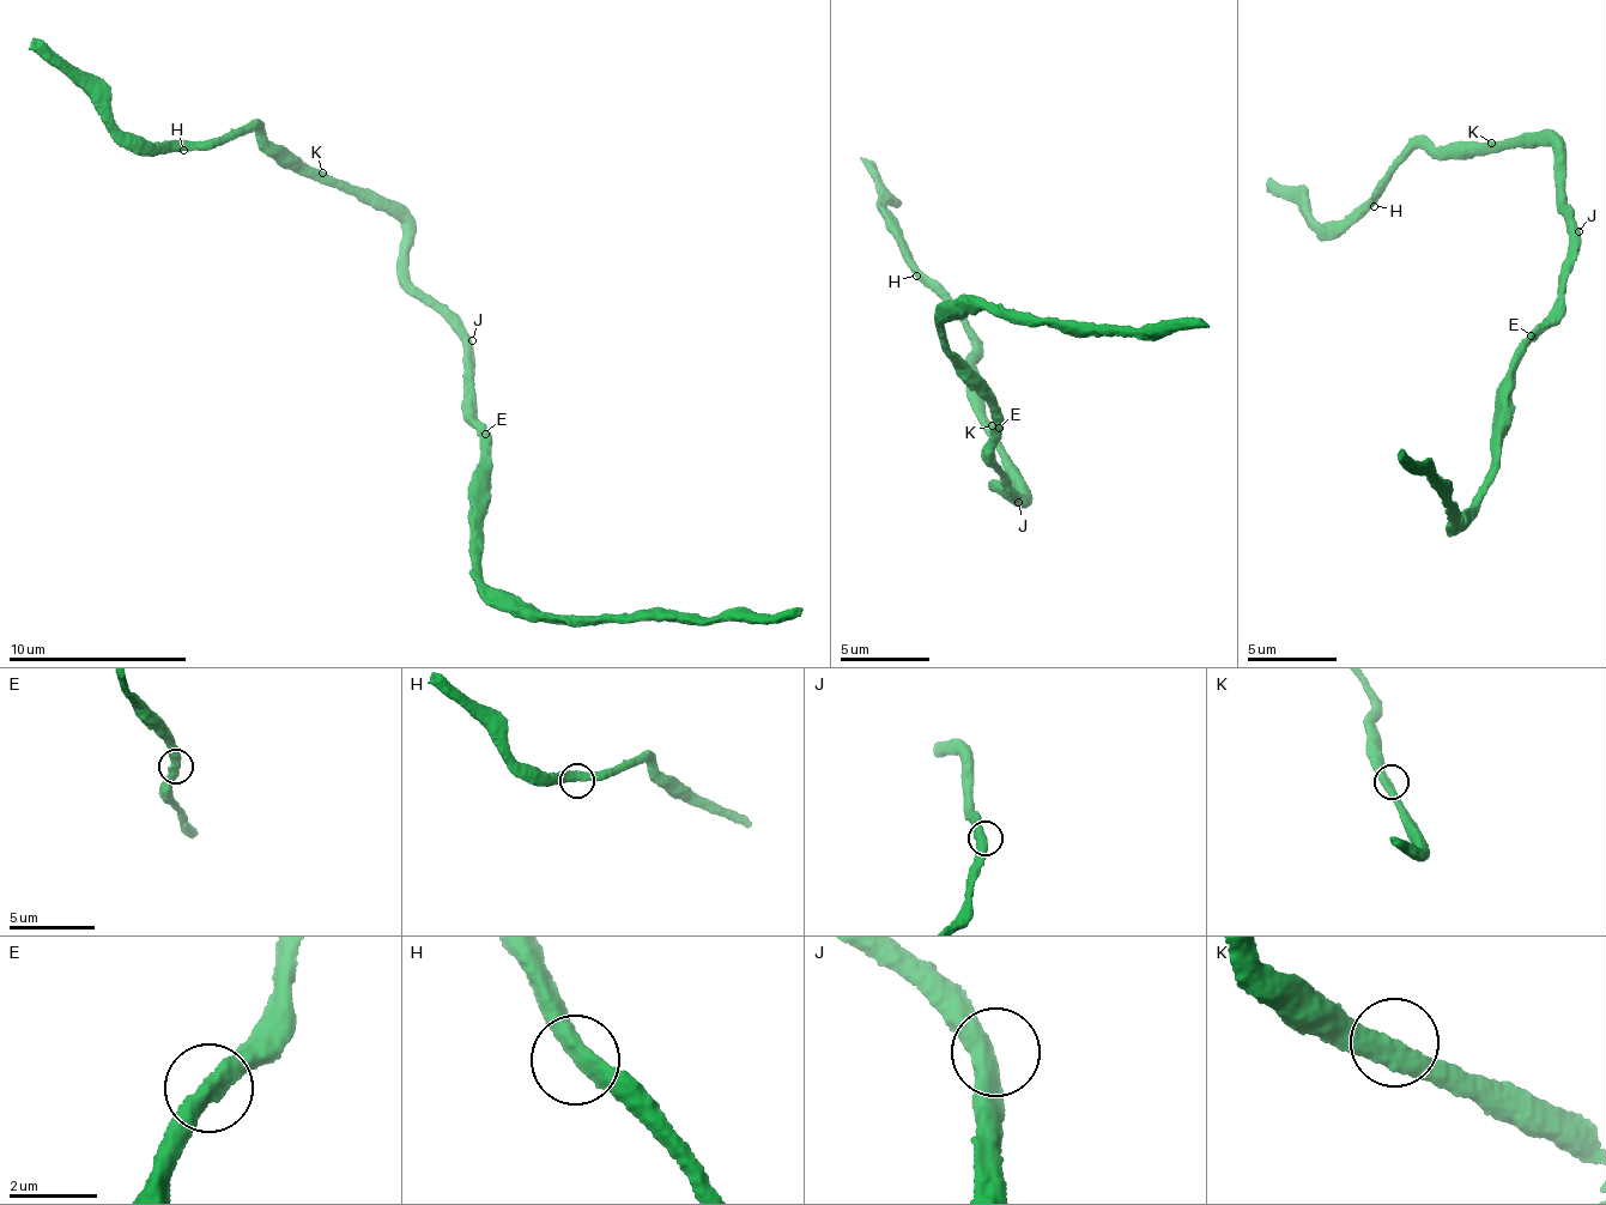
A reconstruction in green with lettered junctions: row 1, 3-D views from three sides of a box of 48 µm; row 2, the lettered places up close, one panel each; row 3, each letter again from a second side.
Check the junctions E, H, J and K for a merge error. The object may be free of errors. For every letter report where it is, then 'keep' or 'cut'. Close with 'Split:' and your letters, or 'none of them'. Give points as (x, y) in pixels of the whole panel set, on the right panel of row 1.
E: at (1531, 335); keep
H: at (1374, 206); keep
J: at (1579, 231); keep
K: at (1491, 143); keep
Split: none of them

